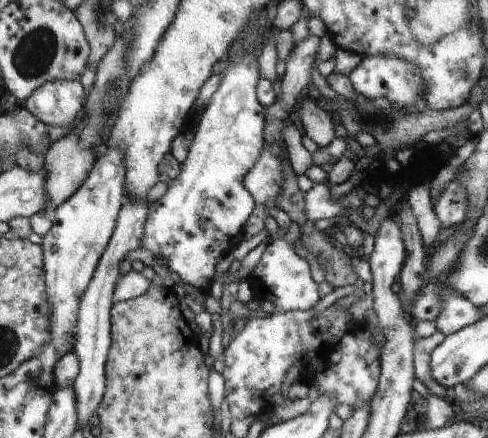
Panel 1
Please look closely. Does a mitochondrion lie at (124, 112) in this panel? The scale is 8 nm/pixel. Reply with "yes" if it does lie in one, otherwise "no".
no

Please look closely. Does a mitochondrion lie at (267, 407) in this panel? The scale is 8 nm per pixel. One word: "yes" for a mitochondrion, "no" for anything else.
no

